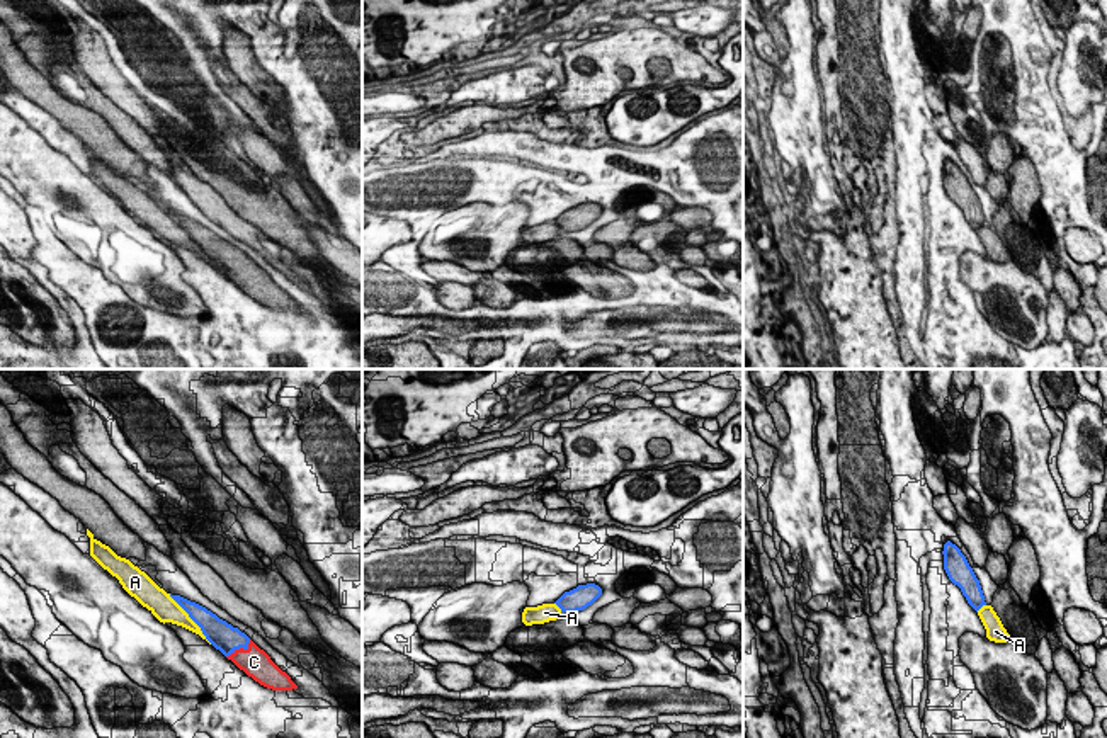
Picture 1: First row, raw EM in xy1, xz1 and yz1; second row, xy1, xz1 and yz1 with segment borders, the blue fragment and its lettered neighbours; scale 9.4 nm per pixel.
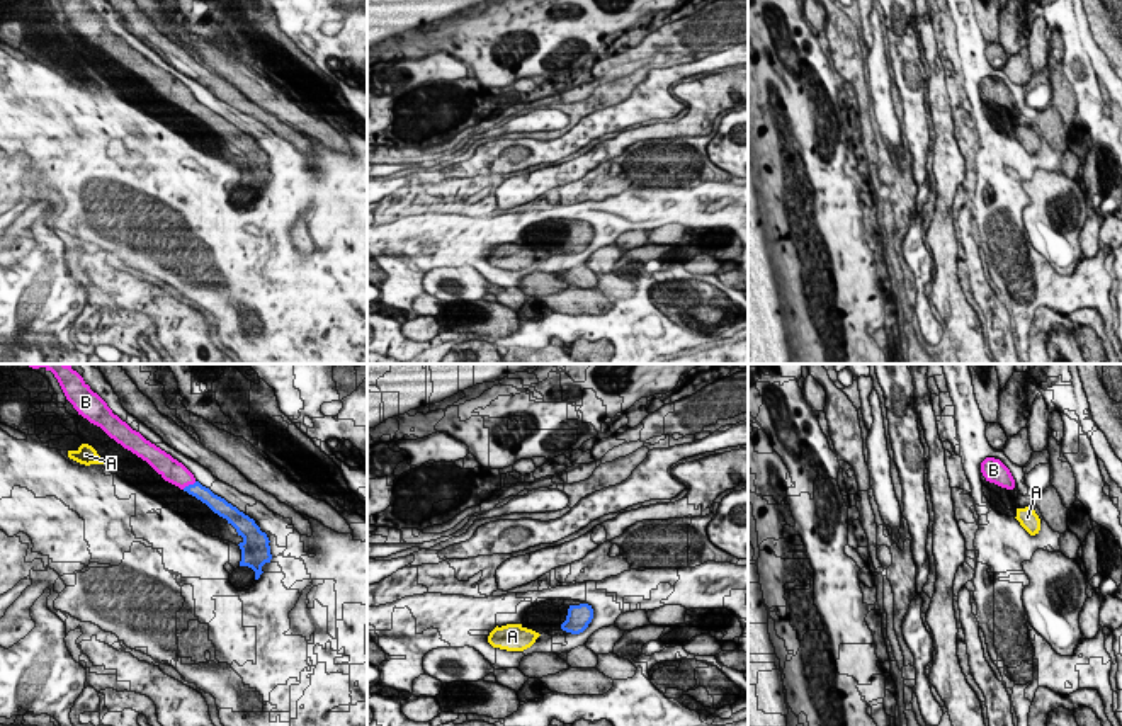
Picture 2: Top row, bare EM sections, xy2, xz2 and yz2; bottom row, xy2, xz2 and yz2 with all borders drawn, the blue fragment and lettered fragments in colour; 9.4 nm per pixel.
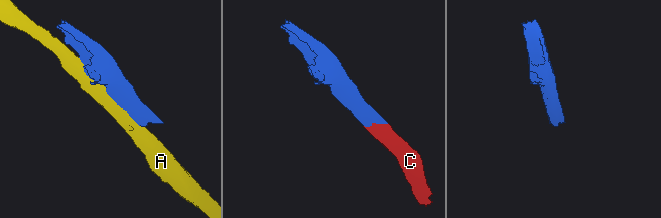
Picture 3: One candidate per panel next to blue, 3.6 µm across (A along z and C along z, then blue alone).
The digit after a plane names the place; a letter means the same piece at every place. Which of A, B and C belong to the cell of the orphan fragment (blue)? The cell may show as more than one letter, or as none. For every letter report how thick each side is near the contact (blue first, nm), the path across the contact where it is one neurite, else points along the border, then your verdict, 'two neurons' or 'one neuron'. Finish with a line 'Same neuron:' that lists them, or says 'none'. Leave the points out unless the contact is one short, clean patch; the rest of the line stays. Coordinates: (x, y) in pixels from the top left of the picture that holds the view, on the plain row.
A: 220 nm thick on the blue side, 220 nm on the other; two neurons
B: 140 nm thick on the blue side, 220 nm on the other; runs through xy2 (203, 113), (189, 104), (170, 89); one neuron
C: 280 nm thick on the blue side, 280 nm on the other; runs through xy1 (223, 255), (240, 266), (254, 281); one neuron
Same neuron: B, C

